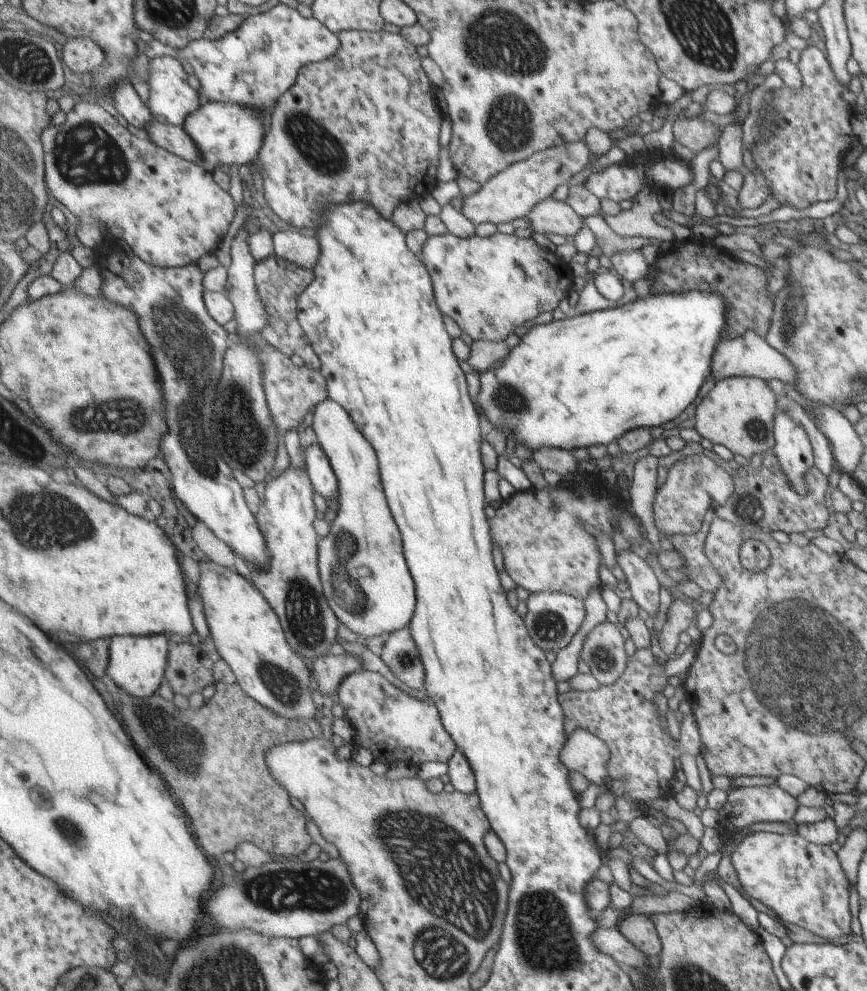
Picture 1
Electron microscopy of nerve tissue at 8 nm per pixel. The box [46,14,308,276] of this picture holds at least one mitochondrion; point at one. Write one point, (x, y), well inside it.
(87, 154)

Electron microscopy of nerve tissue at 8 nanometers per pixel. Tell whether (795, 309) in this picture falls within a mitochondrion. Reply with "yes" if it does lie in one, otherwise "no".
yes

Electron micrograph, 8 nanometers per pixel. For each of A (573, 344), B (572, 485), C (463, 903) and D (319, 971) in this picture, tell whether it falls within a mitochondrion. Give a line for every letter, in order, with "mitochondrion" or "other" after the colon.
A: other
B: other
C: mitochondrion
D: other

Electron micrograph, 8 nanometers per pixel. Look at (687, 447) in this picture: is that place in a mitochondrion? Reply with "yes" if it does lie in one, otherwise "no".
no

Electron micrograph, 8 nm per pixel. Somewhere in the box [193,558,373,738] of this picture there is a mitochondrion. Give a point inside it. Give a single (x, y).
(303, 614)

